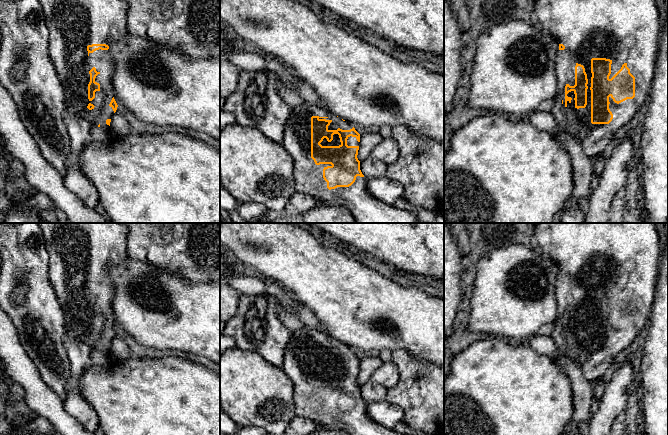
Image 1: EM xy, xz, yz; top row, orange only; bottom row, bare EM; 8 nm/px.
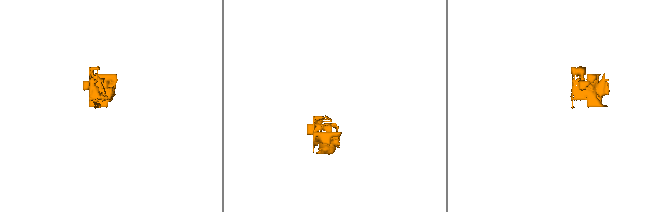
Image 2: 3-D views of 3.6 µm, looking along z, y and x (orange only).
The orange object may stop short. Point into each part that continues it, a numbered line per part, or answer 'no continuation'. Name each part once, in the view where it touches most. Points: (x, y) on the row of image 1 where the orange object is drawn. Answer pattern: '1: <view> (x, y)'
1: yz (625, 31)

